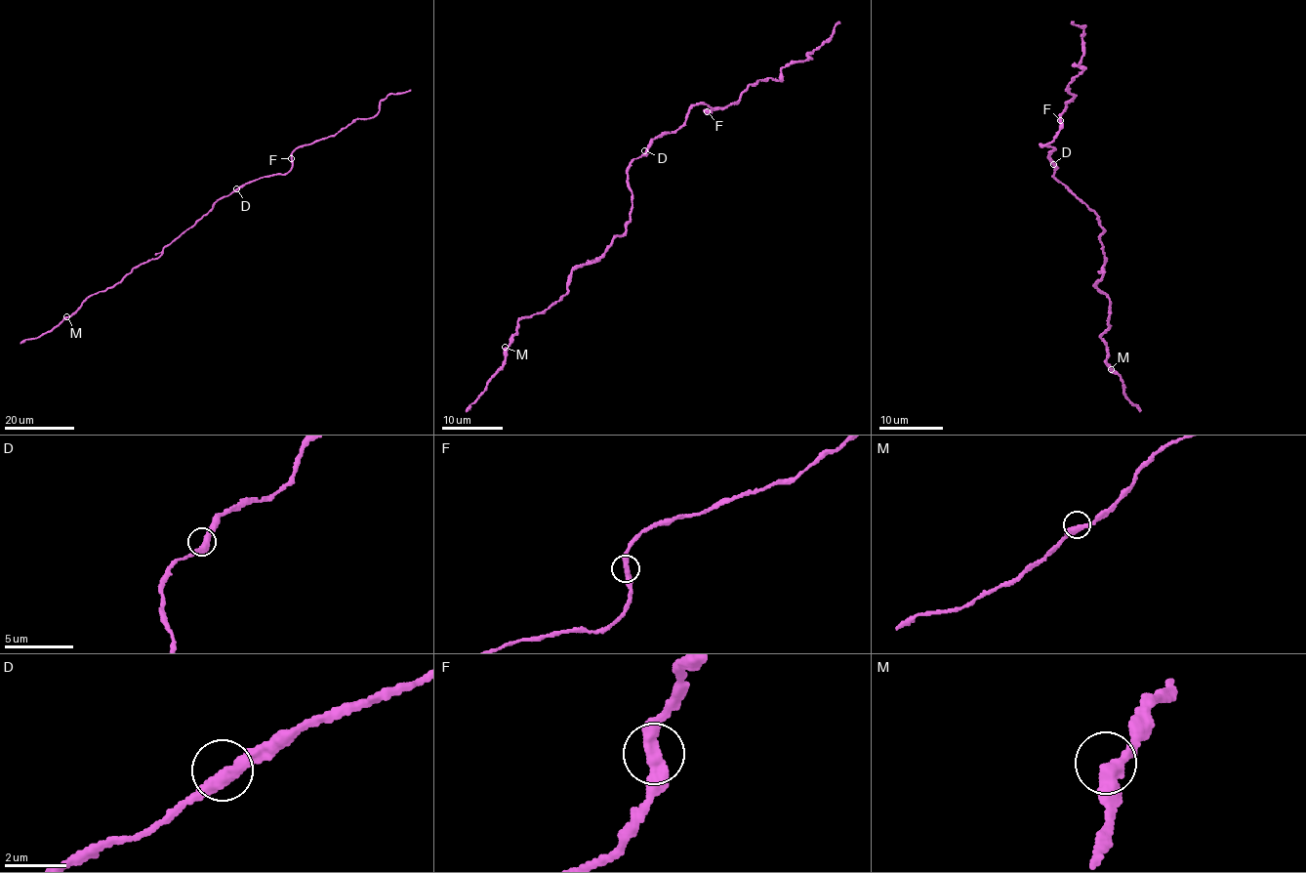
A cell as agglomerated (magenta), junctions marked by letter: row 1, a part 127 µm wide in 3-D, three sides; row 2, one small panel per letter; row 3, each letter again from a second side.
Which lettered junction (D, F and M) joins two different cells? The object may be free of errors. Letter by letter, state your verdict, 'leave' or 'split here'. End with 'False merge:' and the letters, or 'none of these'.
D: leave
F: leave
M: leave
False merge: none of these

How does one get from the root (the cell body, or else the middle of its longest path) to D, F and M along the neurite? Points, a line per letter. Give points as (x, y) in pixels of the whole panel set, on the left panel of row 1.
D: (215, 202), (236, 188)
F: (215, 202), (250, 182), (285, 174), (291, 168), (291, 158)
M: (215, 202), (202, 218), (165, 246), (157, 258), (141, 264), (119, 282), (91, 295), (76, 311), (66, 316)

